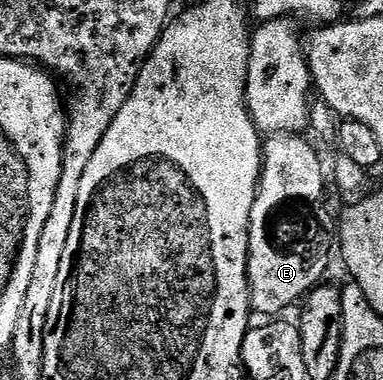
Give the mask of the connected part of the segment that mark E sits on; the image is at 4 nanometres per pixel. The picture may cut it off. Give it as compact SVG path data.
M276 133L276 134L273 134L273 136L271 136L269 140L265 142L265 145L264 145L264 154L262 157L262 179L258 183L258 195L256 199L254 200L254 207L252 209L252 215L250 216L250 268L248 272L250 274L250 303L251 303L253 312L255 314L258 314L258 313L278 313L274 315L284 314L282 312L284 312L285 309L289 307L289 305L296 304L298 300L299 300L298 301L298 304L299 304L299 302L301 302L303 298L305 298L307 294L309 294L310 290L315 288L315 286L317 286L319 282L321 282L323 278L325 278L322 276L325 275L326 268L328 268L330 265L330 244L332 244L333 241L335 244L335 241L336 241L336 217L333 217L333 215L330 214L330 205L328 202L326 202L326 181L328 185L328 173L327 173L327 170L326 170L326 173L324 170L322 170L322 161L320 158L318 158L317 151L314 150L313 147L310 146L309 143L306 142L304 138L305 136L299 135L297 133Z

